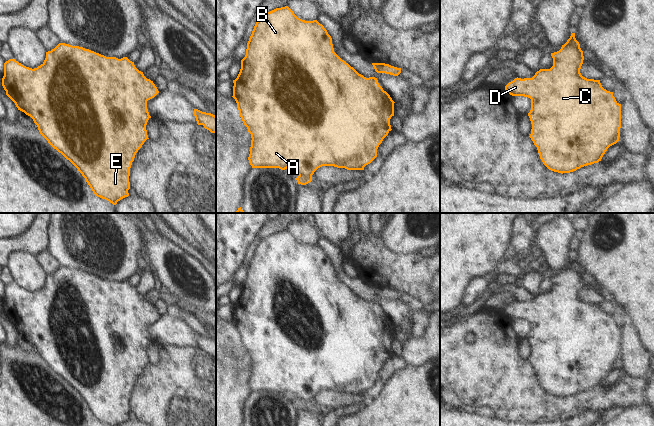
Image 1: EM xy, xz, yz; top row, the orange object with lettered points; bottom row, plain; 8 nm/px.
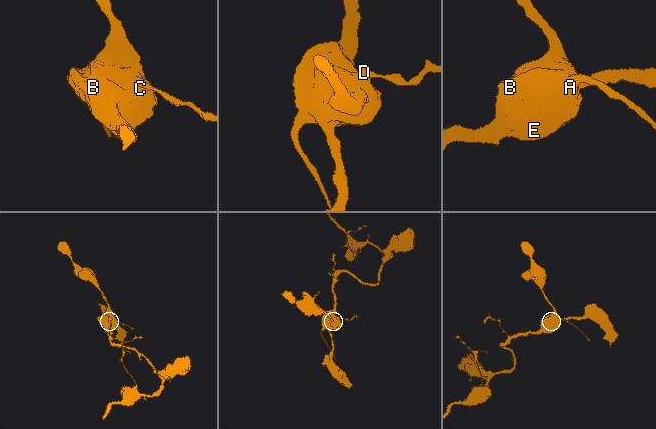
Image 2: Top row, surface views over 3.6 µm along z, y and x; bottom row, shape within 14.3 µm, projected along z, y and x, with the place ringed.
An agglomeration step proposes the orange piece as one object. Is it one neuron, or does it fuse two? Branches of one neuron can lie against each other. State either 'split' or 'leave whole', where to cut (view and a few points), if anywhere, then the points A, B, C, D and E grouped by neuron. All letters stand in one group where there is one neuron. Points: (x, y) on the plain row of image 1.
leave whole | no cut | A B C D E

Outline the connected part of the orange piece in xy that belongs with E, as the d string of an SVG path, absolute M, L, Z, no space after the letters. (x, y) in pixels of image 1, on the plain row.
M59 267L46 276L44 286L37 292L26 291L14 282L6 285L2 310L18 334L33 343L48 367L78 393L97 421L118 426L129 420L132 386L149 363L146 349L151 340L147 325L159 317L153 305L147 303L134 286L127 281L106 281L83 271Z

